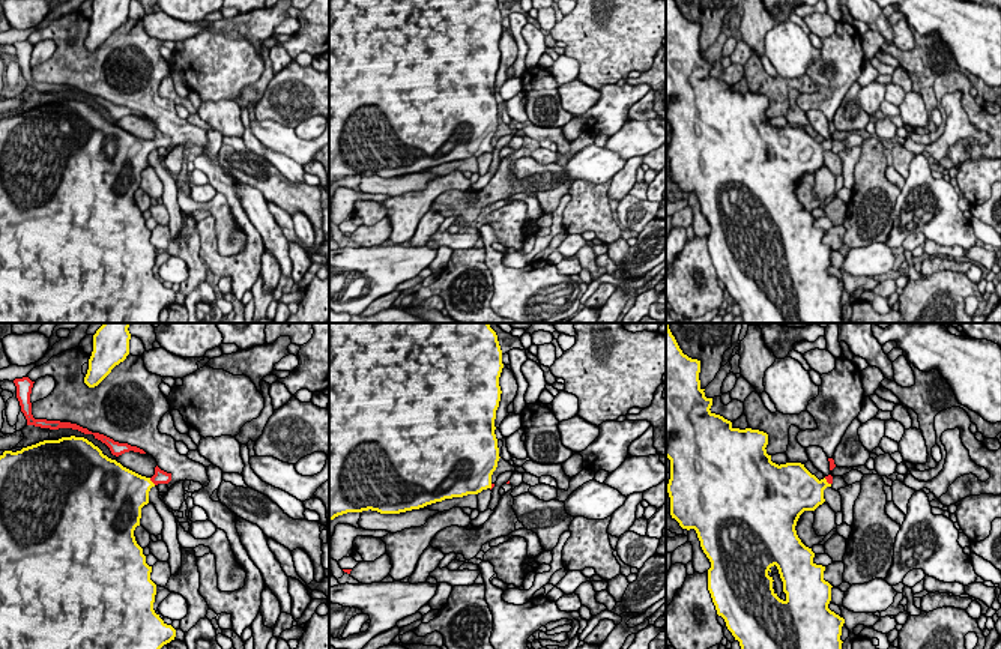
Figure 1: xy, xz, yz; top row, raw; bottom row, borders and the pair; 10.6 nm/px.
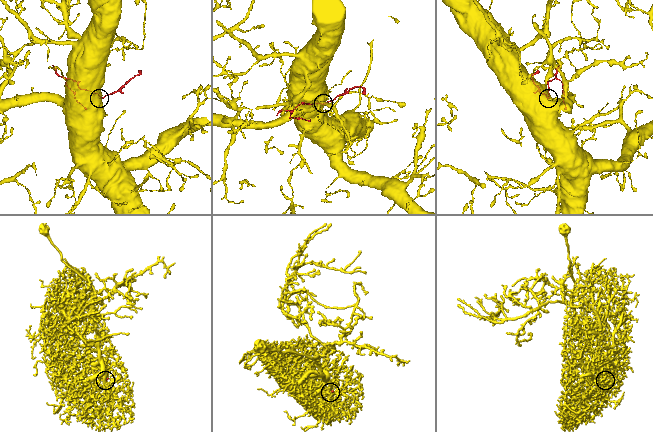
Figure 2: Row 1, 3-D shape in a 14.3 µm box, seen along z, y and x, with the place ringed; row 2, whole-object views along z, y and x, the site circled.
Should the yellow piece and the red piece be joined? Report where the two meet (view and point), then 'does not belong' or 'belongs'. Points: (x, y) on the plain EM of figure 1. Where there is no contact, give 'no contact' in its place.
meets yellow in xy at (151, 144); belongs

